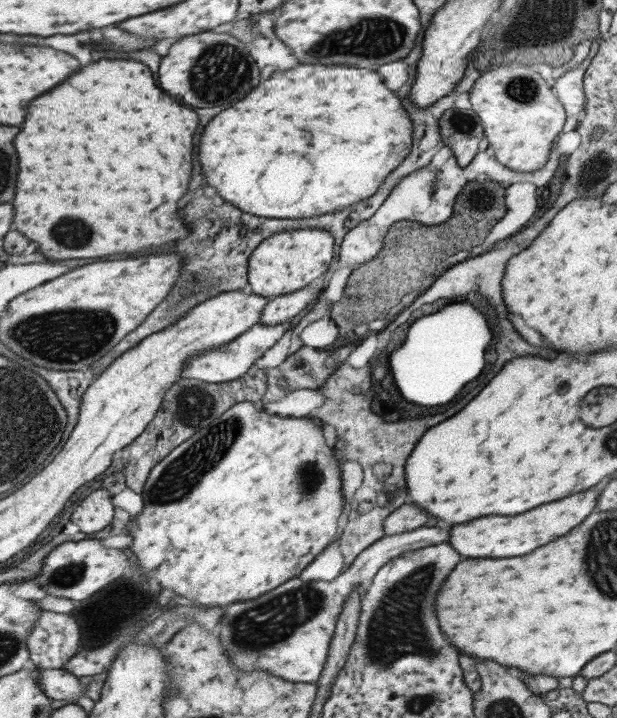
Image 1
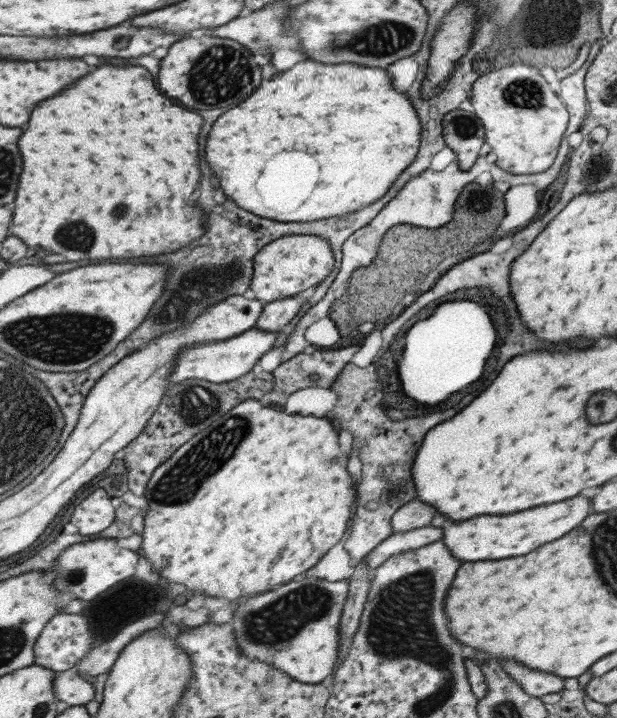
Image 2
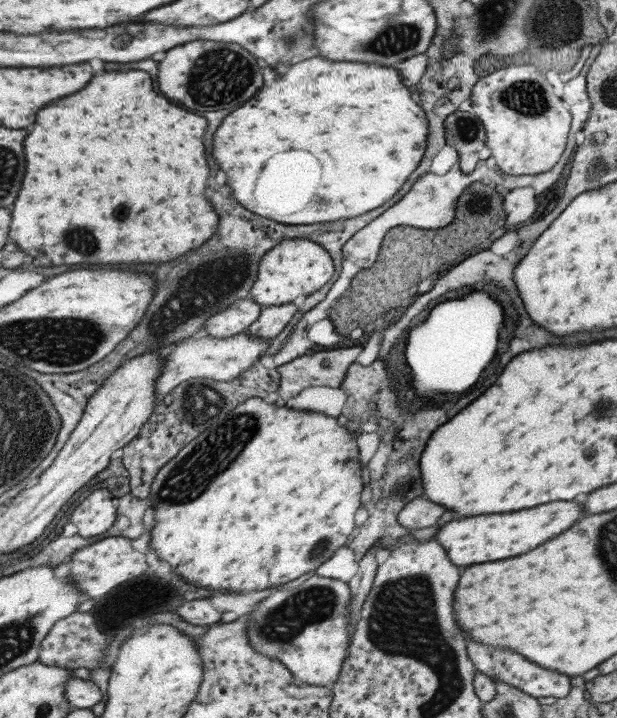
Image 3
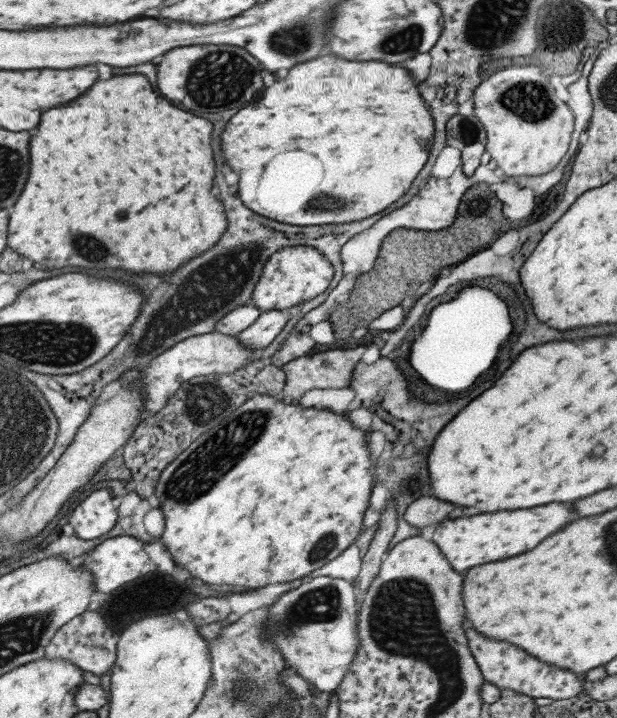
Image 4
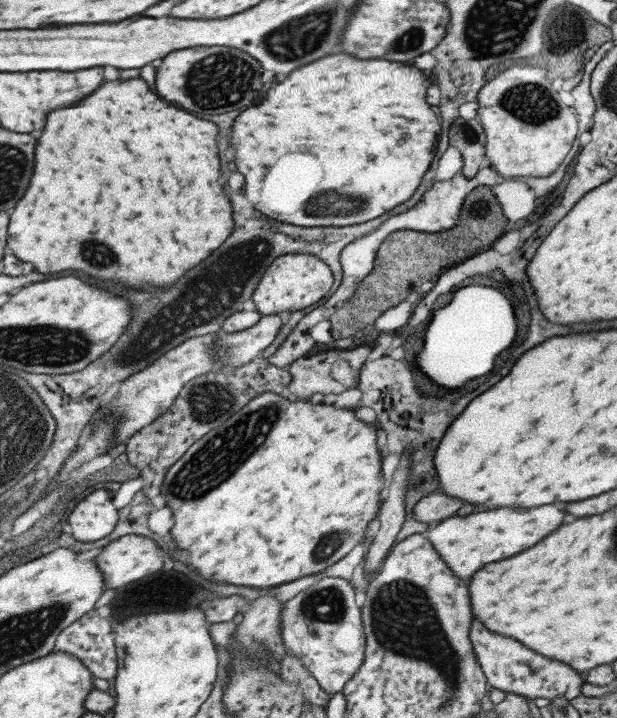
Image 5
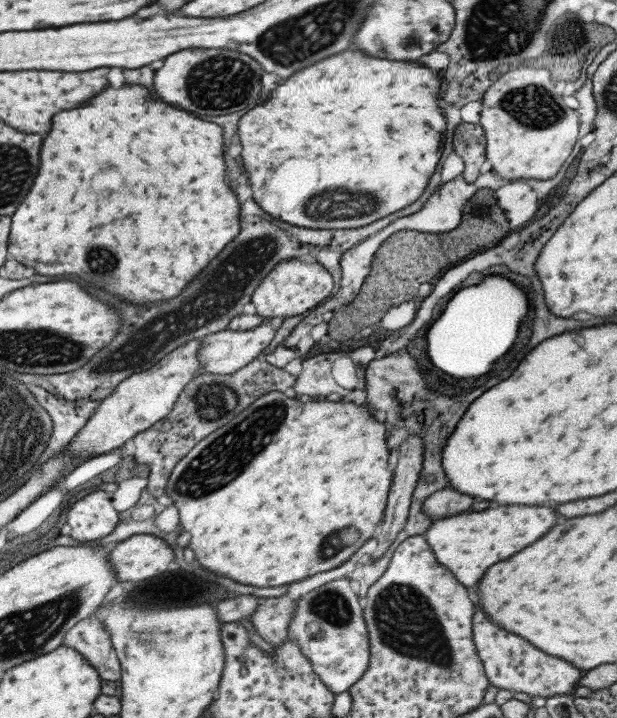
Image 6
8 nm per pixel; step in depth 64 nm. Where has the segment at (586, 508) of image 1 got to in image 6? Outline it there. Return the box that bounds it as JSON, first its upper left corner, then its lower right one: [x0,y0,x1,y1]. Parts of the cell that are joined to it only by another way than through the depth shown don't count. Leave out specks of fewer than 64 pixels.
[425,506,555,588]

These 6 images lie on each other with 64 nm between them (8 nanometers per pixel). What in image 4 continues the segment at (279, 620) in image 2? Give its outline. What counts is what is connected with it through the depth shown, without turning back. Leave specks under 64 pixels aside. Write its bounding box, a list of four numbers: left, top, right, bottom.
[262,577,359,694]

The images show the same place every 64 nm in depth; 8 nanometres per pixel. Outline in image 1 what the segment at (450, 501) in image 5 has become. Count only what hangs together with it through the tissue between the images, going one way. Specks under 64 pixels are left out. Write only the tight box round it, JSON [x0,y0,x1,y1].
[383,502,427,536]

